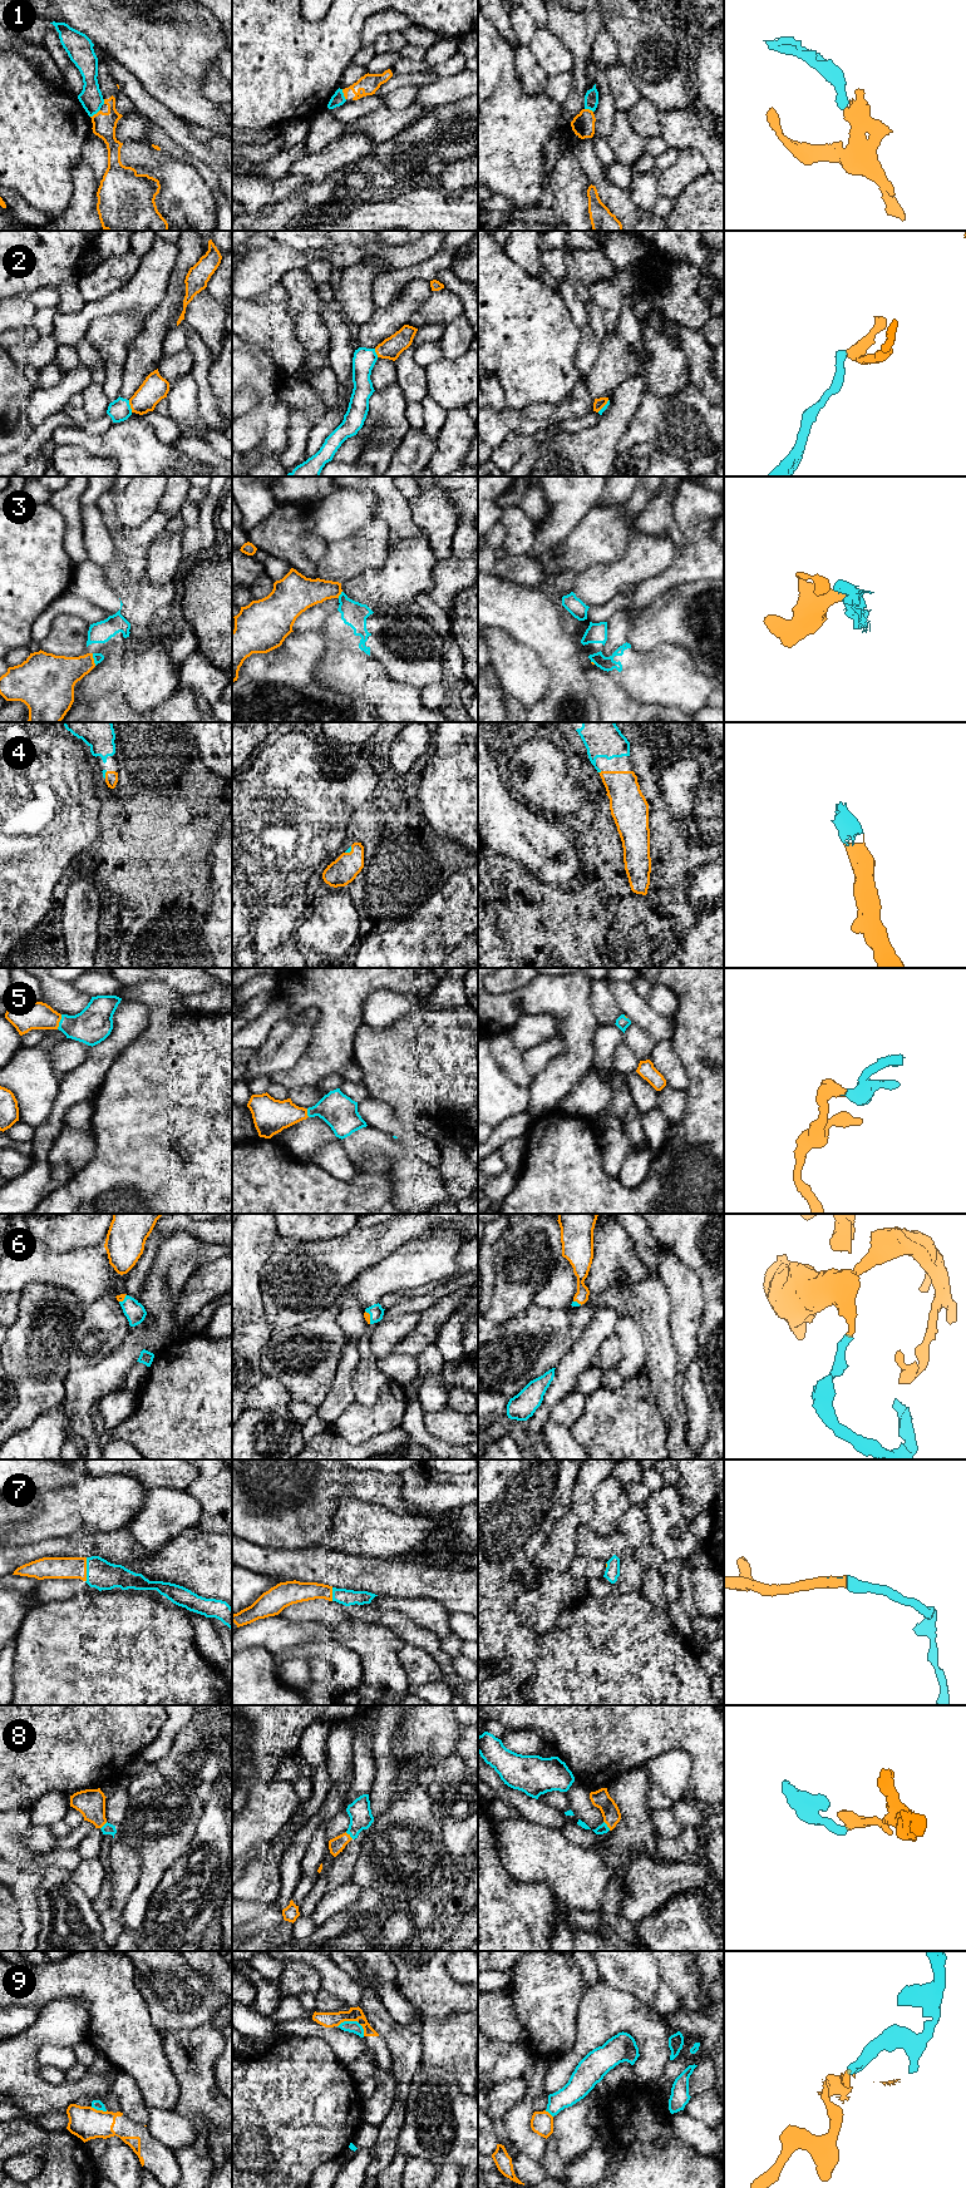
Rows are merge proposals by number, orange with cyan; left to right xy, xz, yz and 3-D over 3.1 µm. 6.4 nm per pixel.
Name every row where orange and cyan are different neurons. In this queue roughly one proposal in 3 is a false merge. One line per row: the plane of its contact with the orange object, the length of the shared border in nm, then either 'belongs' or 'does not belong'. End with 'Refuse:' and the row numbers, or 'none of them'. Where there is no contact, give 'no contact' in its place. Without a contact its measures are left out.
1: meets orange in xz; contact 80 nm long; does not belong
2: meets orange in xy; contact 80 nm long; does not belong
3: meets orange in xy; contact 80 nm long; does not belong
4: meets orange in yz; contact 30 nm long; belongs
5: meets orange in xy; contact 100 nm long; belongs
6: meets orange in xz; contact 90 nm long; belongs
7: meets orange in xy; contact 160 nm long; belongs
8: meets orange in yz; contact 80 nm long; belongs
9: meets orange in xz; contact 190 nm long; does not belong
Refuse: 1, 2, 3, 9

